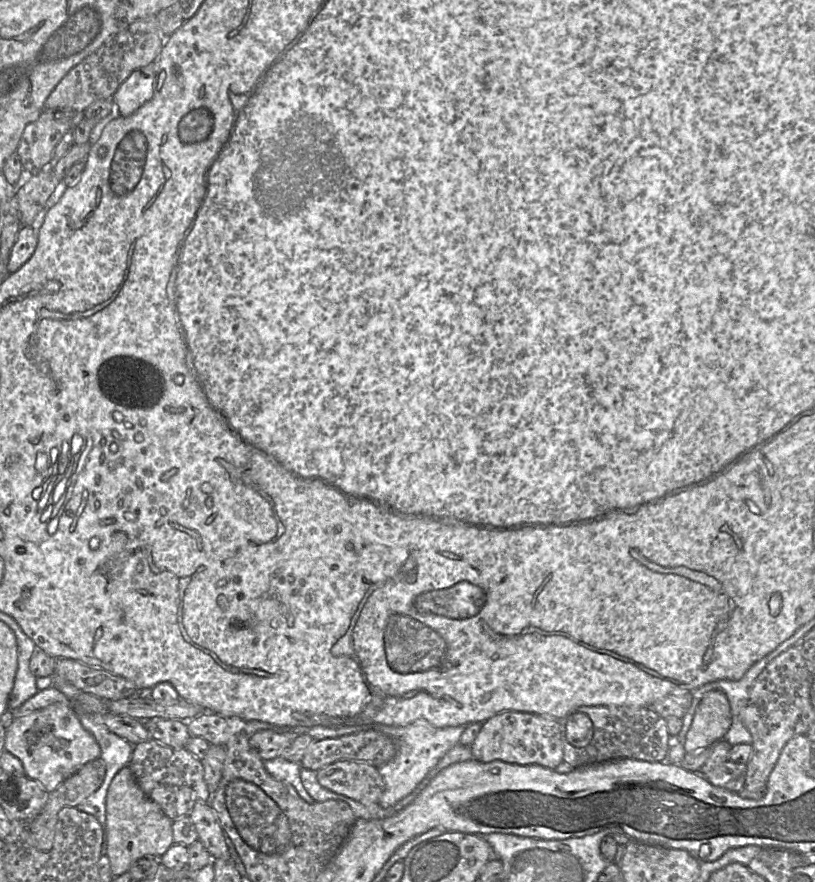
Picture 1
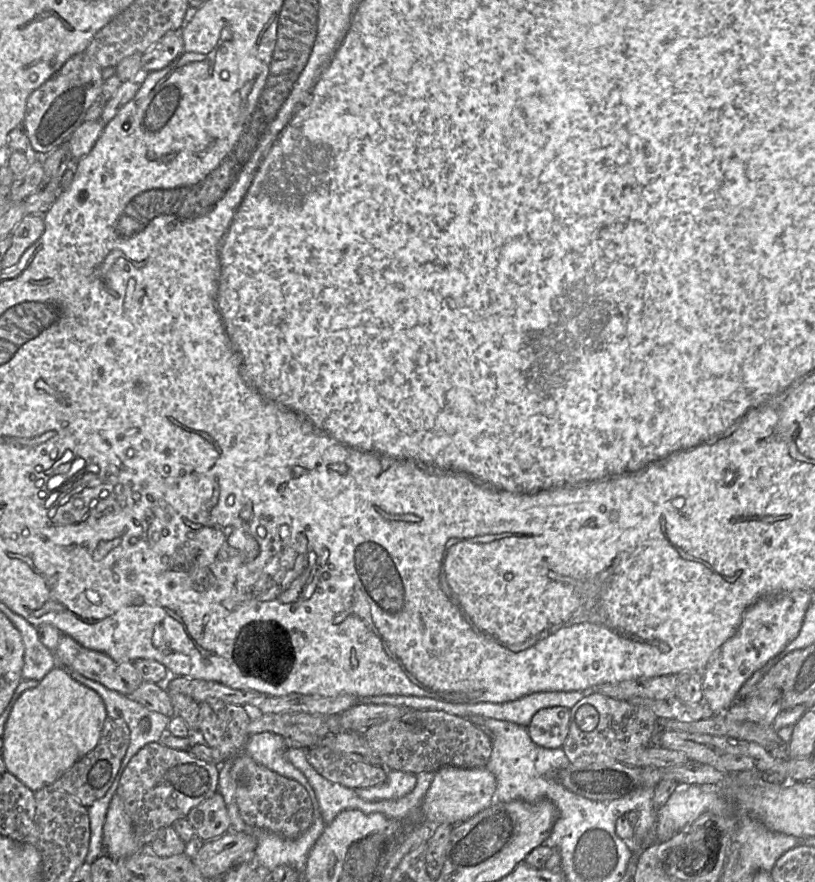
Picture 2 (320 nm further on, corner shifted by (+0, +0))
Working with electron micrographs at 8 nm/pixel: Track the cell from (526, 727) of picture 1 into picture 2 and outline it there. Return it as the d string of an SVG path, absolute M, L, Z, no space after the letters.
M555 706L536 712L527 730L531 740L537 745L556 749L563 746L568 736L569 723L570 709Z

